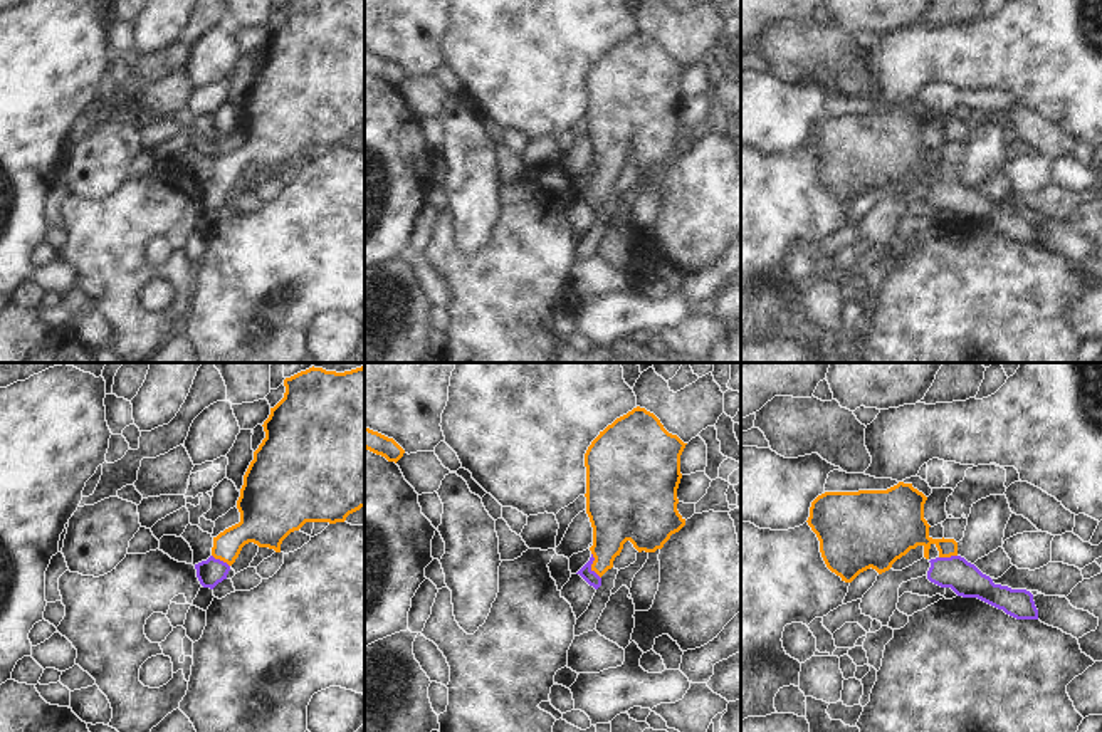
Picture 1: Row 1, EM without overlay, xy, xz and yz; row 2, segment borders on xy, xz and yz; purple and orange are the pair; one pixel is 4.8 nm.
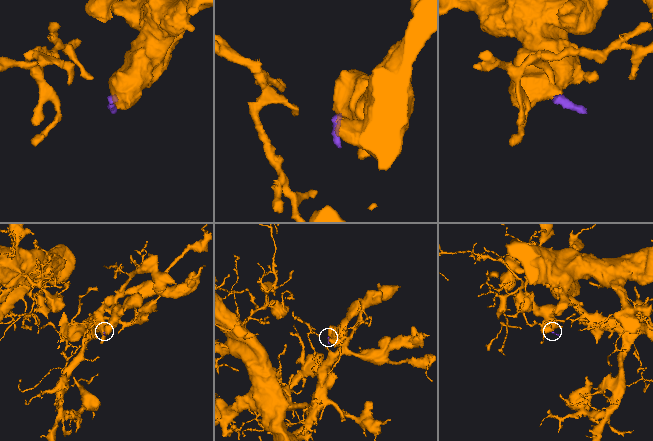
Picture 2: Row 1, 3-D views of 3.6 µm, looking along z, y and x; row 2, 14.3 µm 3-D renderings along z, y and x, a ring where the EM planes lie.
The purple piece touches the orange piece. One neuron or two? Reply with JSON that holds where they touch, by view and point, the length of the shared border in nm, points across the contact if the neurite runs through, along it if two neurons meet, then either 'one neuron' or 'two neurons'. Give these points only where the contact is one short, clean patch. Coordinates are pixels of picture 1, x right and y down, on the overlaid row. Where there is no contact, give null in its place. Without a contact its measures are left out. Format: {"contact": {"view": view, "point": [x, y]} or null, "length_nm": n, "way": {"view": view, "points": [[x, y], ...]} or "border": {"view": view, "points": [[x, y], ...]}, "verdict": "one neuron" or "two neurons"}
{"contact": {"view": "xz", "point": [590, 566]}, "length_nm": 130, "way": {"view": "xz", "points": [[592, 578], [590, 566], [603, 553], [615, 521]]}, "verdict": "one neuron"}

